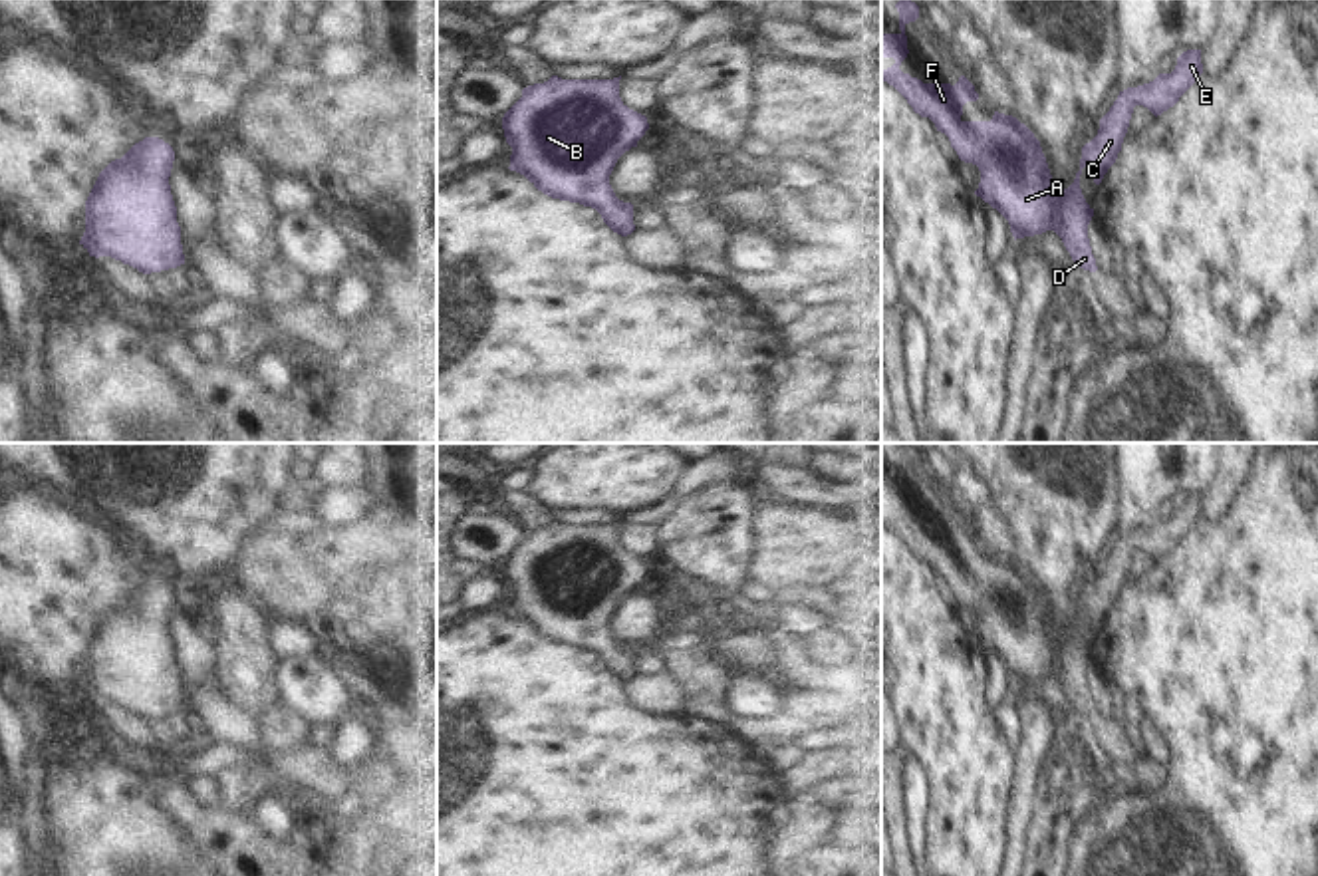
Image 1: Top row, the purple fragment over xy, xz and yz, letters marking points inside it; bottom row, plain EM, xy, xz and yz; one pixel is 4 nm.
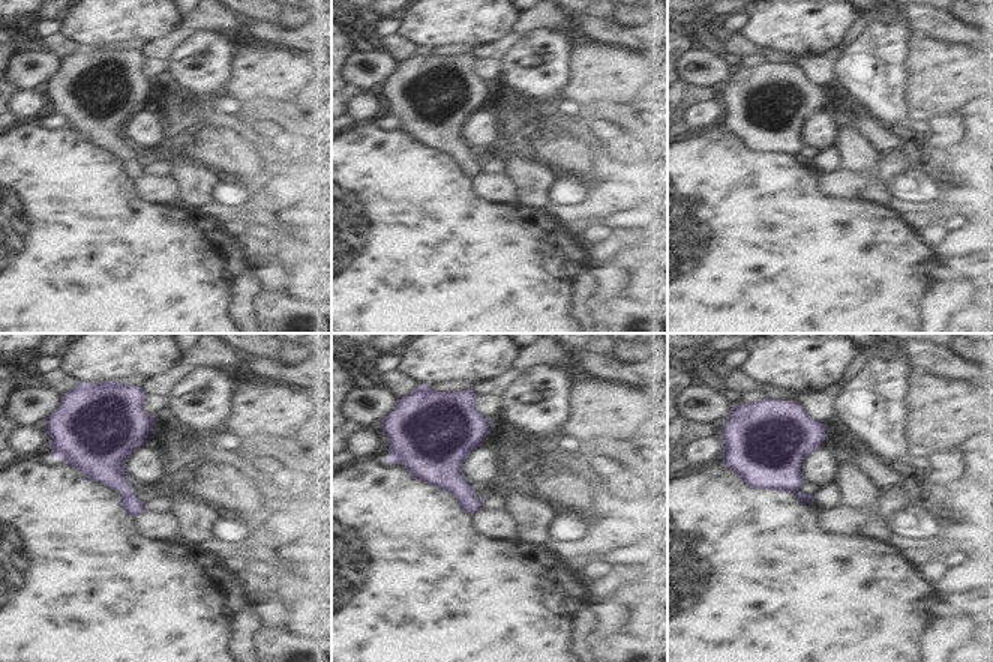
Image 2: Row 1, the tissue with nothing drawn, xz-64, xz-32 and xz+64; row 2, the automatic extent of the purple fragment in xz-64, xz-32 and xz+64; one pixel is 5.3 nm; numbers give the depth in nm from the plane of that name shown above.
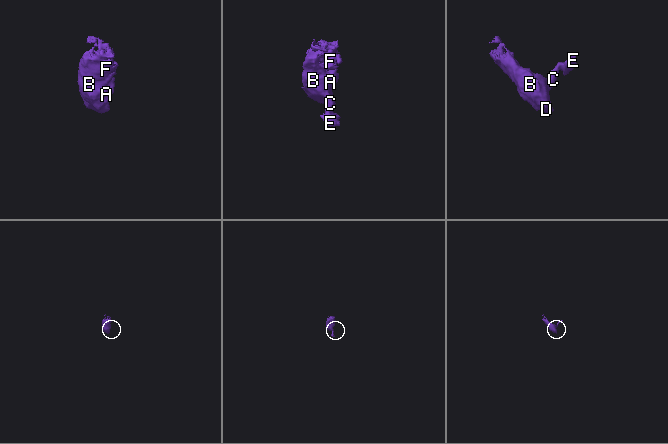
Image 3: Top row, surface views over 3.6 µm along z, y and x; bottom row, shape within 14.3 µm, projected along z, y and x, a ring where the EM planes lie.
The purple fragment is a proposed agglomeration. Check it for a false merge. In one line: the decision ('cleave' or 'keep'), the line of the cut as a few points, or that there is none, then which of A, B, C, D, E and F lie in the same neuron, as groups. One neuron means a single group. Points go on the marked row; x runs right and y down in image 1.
keep; cut none; groups A B C D E F

